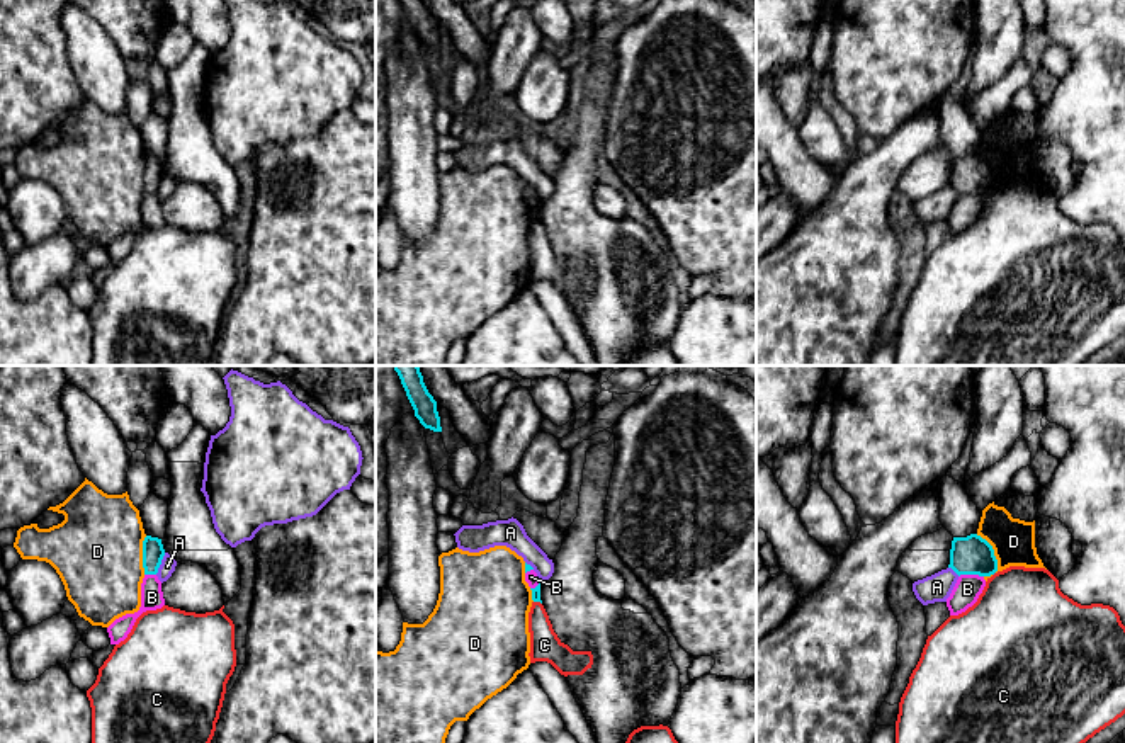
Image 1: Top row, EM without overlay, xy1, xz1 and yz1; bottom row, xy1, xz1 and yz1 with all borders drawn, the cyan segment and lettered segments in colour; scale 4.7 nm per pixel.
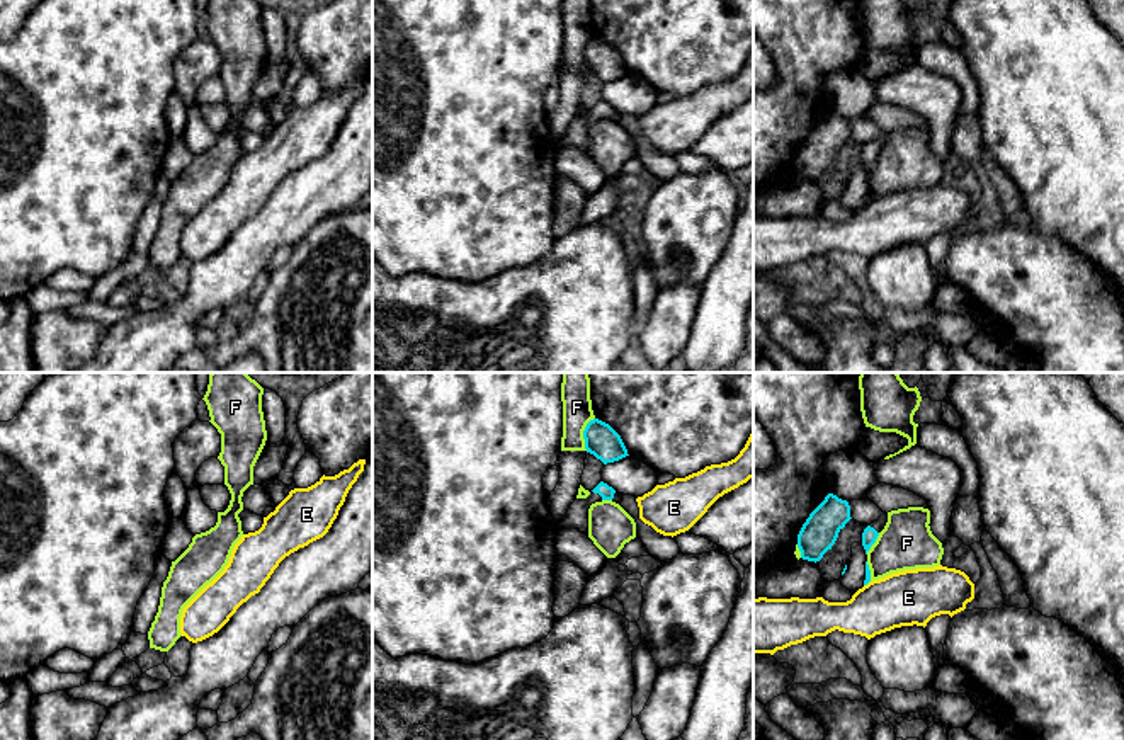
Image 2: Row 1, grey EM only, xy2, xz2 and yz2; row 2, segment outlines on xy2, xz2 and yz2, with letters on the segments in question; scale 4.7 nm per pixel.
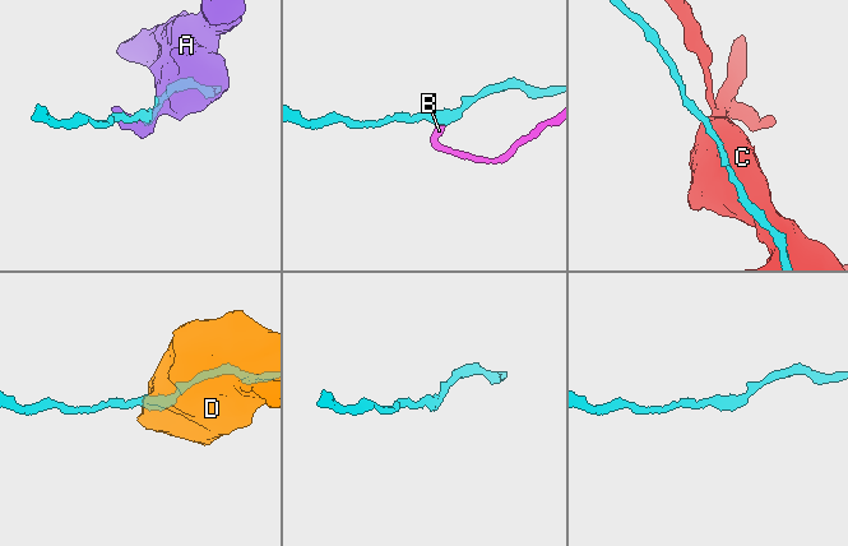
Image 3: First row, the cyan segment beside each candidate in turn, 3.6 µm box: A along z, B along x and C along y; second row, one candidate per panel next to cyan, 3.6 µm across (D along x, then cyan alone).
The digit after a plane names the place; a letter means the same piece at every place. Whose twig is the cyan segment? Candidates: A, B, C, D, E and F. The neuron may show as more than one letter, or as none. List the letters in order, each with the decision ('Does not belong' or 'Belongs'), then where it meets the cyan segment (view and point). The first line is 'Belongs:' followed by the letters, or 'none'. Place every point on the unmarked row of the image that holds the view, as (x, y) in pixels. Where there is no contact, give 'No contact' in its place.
Belongs: none
A: Does not belong. Touches cyan at xy1 (160, 182)
B: Does not belong. Touches cyan at yz1 (971, 192)
C: Does not belong. Touches cyan at xz1 (537, 220)
D: Does not belong. Touches cyan at yz1 (993, 170)
E: Does not belong. Touches cyan at yz2 (866, 203)
F: Does not belong. Touches cyan at xz2 (584, 53)

